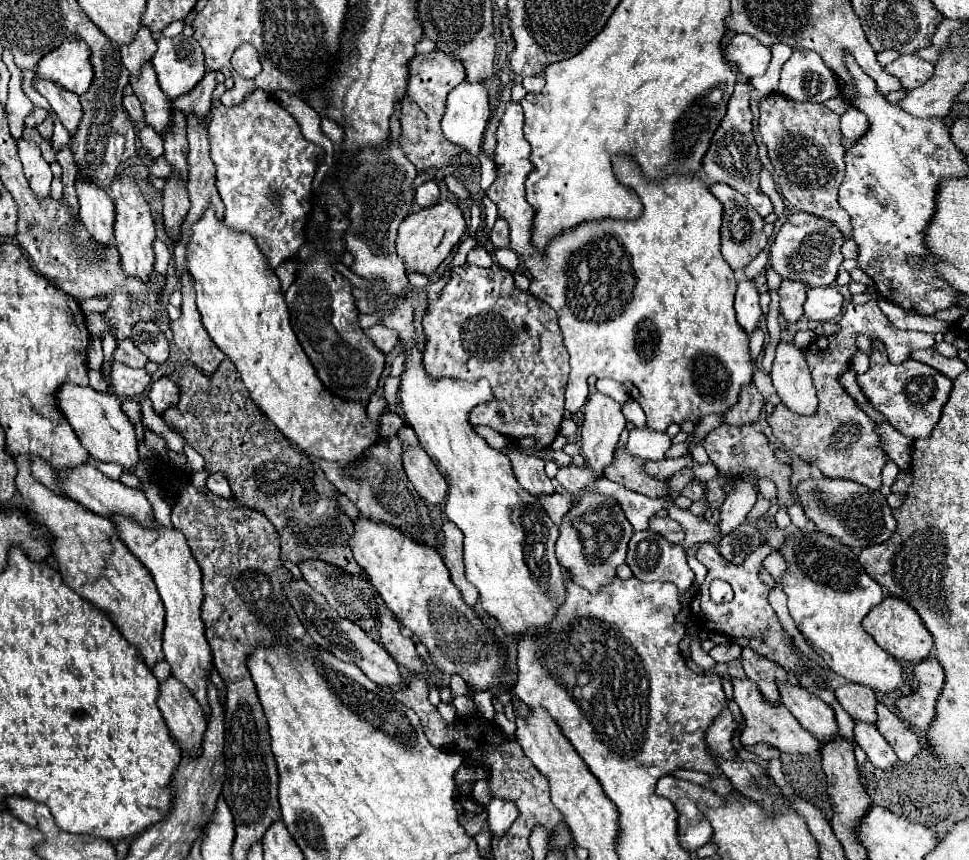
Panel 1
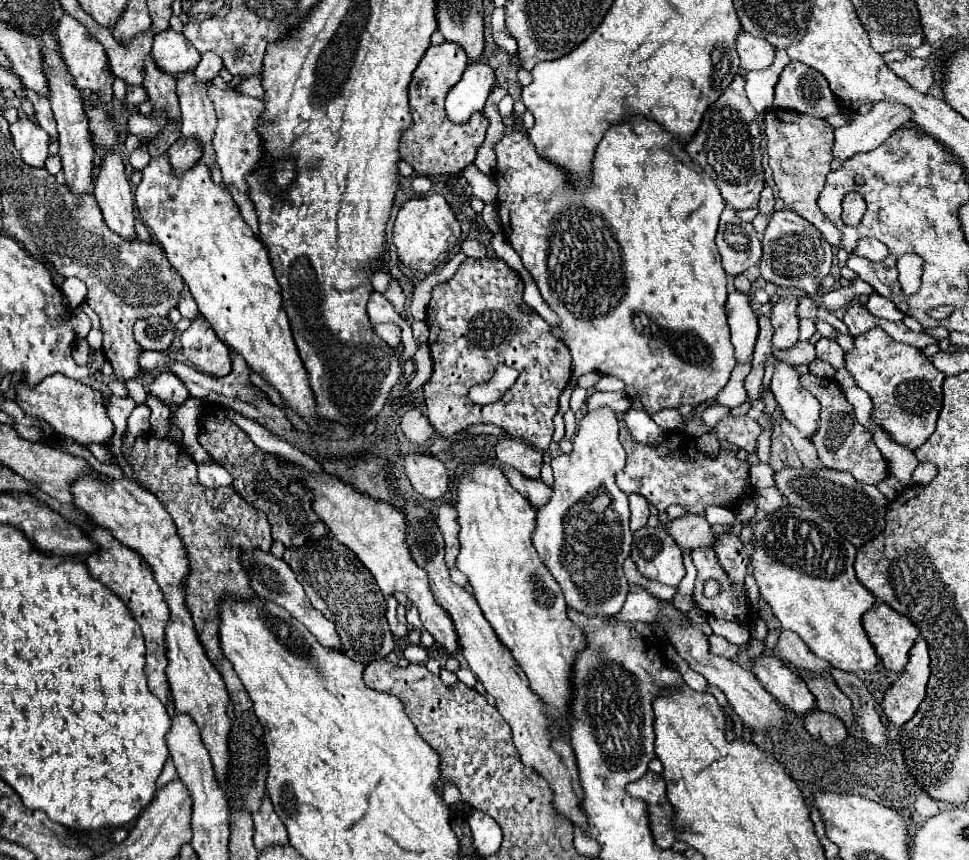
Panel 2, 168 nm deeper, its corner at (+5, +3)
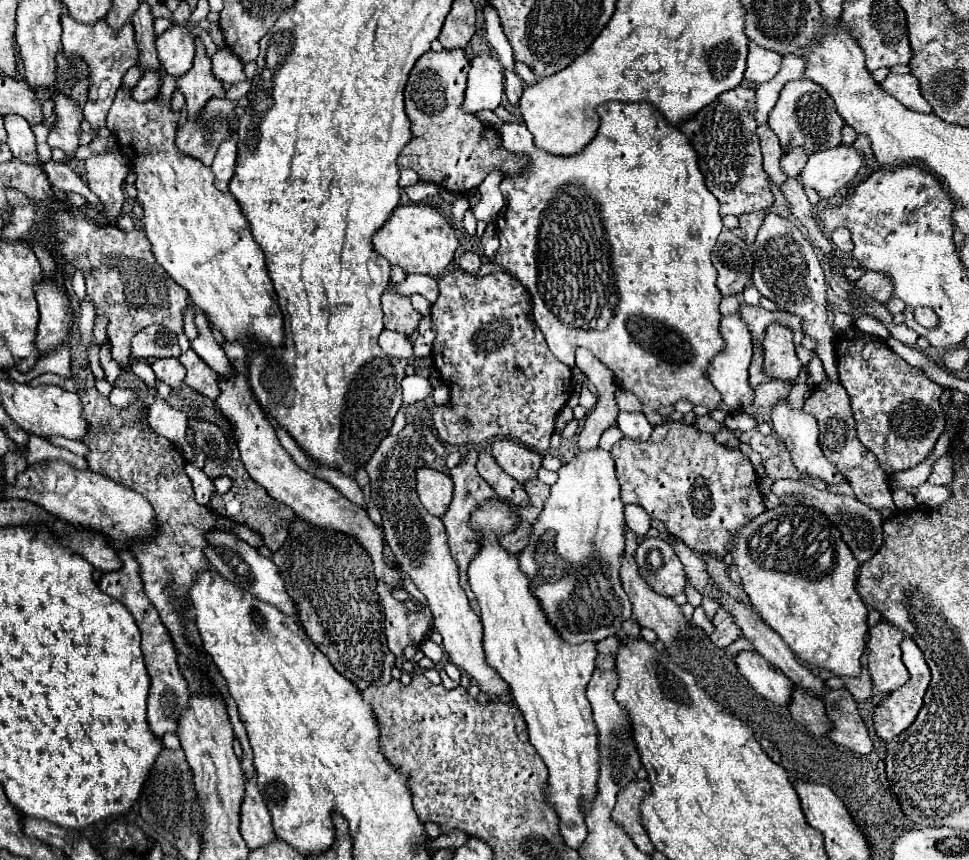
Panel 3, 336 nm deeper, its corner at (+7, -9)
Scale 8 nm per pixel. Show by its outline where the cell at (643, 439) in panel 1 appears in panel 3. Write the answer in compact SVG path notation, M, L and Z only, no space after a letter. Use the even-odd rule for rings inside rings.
M620 412L616 424L624 432L626 438L632 438L636 442L648 440L648 436L652 432L652 424L646 420L646 416L642 412Z

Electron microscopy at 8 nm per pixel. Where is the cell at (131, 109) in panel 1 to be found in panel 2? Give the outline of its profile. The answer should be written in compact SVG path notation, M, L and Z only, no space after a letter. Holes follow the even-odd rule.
M128 86L126 104L128 104L130 108L138 108L146 98L148 98L148 94L146 94L146 88L144 88L144 86Z

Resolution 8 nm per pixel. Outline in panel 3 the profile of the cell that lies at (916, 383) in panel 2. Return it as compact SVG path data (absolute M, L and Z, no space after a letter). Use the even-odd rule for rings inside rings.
M852 326L838 334L836 340L840 384L850 396L858 440L874 452L888 476L914 468L932 452L944 430L944 410L940 406L944 390L928 380L920 368L910 366L892 352L880 338L864 334Z

